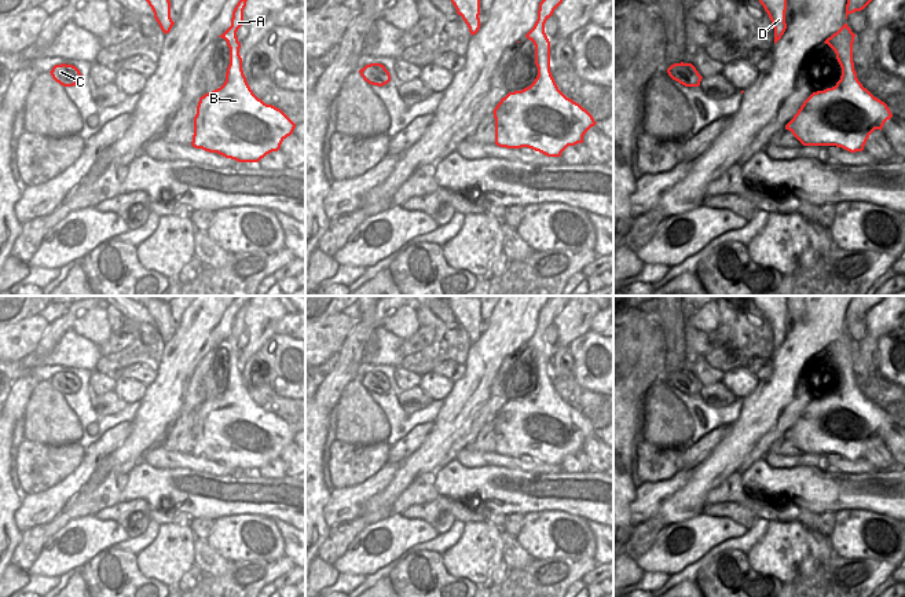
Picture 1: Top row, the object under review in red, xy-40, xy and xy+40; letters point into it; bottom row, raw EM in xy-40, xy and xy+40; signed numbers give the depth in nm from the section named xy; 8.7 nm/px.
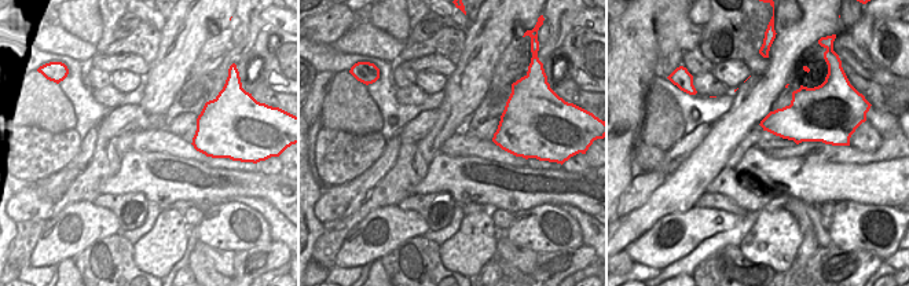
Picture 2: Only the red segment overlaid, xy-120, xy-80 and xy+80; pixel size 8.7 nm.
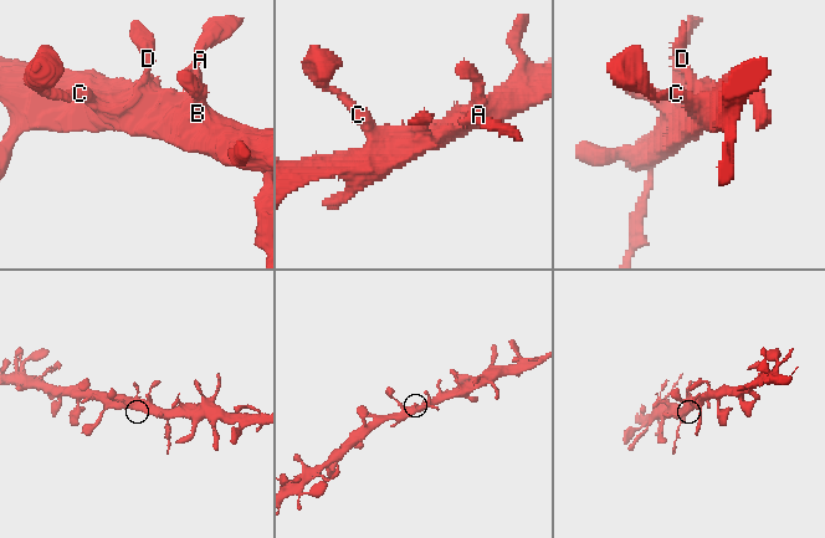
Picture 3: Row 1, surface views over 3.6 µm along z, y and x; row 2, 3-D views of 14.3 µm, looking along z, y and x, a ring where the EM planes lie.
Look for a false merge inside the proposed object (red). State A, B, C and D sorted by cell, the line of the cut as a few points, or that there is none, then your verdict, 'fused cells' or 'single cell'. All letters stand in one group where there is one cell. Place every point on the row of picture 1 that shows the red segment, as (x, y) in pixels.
groups A B C D; cut none; single cell

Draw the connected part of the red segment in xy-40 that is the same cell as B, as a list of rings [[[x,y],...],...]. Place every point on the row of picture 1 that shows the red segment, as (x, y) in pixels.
[[[238,1],[231,26],[219,36],[230,48],[230,65],[224,84],[199,98],[191,146],[238,162],[259,162],[281,149],[296,124],[281,109],[259,99],[246,81],[237,37],[246,1]]]

